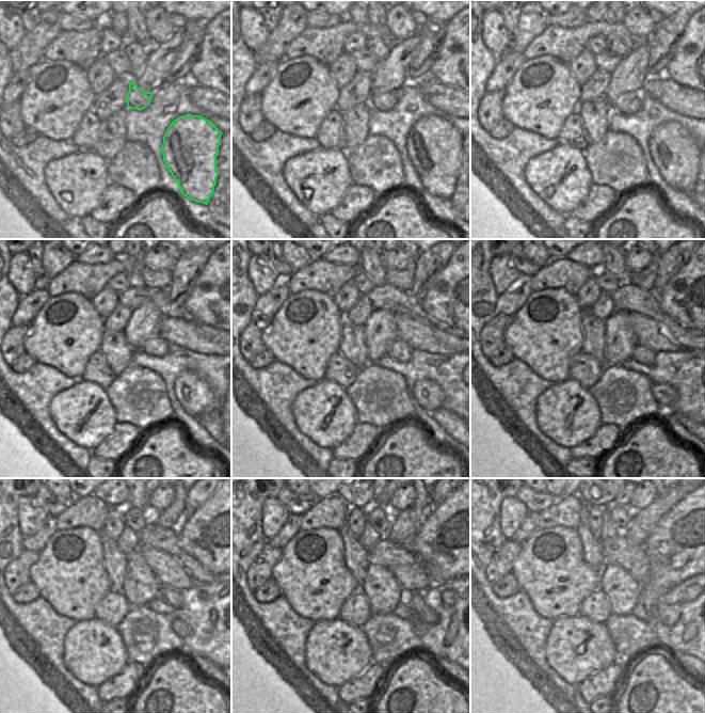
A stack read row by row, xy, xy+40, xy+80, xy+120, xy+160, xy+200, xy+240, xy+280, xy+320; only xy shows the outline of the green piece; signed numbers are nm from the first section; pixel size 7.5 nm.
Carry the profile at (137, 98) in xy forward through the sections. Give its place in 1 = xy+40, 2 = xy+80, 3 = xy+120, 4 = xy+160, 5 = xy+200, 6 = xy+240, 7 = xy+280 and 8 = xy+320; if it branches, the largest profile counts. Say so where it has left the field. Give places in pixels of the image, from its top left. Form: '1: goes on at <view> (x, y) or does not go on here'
1: goes on at xy+40 (380, 100)
2: goes on at xy+80 (629, 103)
3: goes on at xy+120 (156, 346)
4: goes on at xy+160 (399, 350)
5: goes on at xy+200 (642, 354)
6: goes on at xy+240 (173, 597)
7: goes on at xy+280 (422, 616)
8: goes on at xy+320 (668, 615)

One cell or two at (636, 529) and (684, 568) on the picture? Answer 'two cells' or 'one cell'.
two cells

